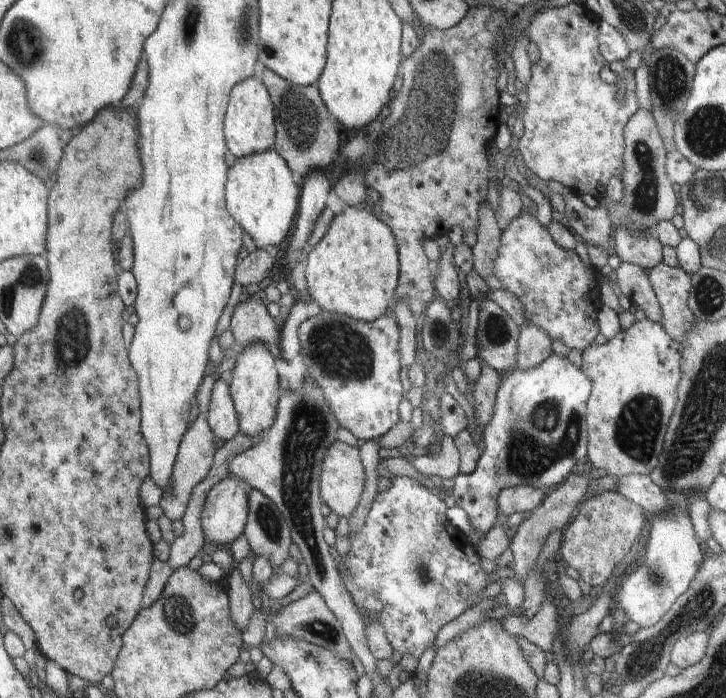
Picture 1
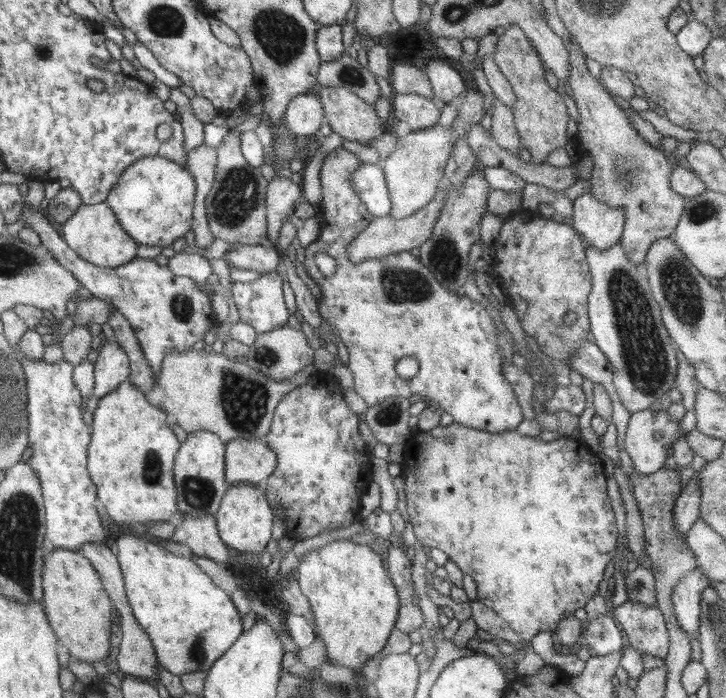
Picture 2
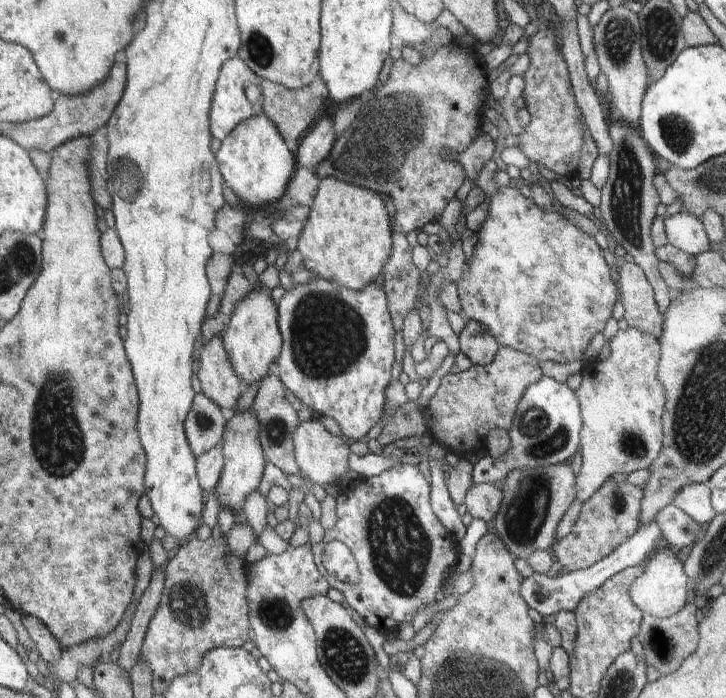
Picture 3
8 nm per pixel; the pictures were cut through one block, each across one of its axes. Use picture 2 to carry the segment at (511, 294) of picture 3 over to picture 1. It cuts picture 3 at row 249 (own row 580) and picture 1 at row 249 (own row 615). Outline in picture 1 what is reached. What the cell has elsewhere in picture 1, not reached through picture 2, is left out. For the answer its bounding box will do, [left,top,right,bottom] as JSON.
[494,211,601,353]

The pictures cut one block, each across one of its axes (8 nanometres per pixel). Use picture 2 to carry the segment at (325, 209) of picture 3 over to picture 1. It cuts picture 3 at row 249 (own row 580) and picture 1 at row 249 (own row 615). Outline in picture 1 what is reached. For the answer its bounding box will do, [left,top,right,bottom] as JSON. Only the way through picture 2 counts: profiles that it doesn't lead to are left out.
[305,205,399,322]

